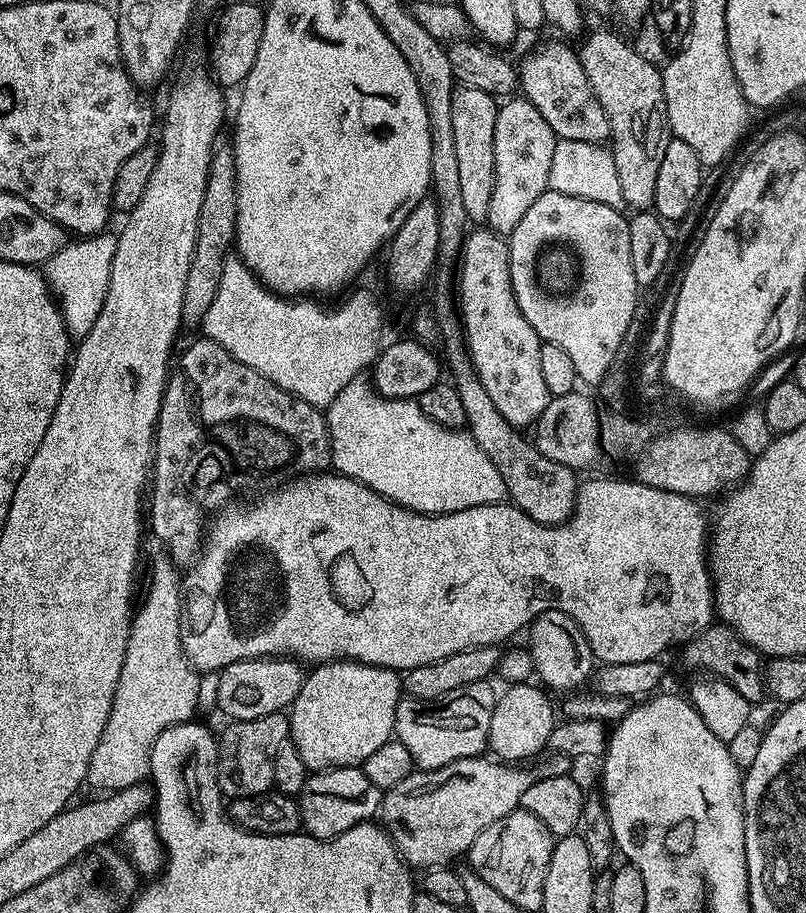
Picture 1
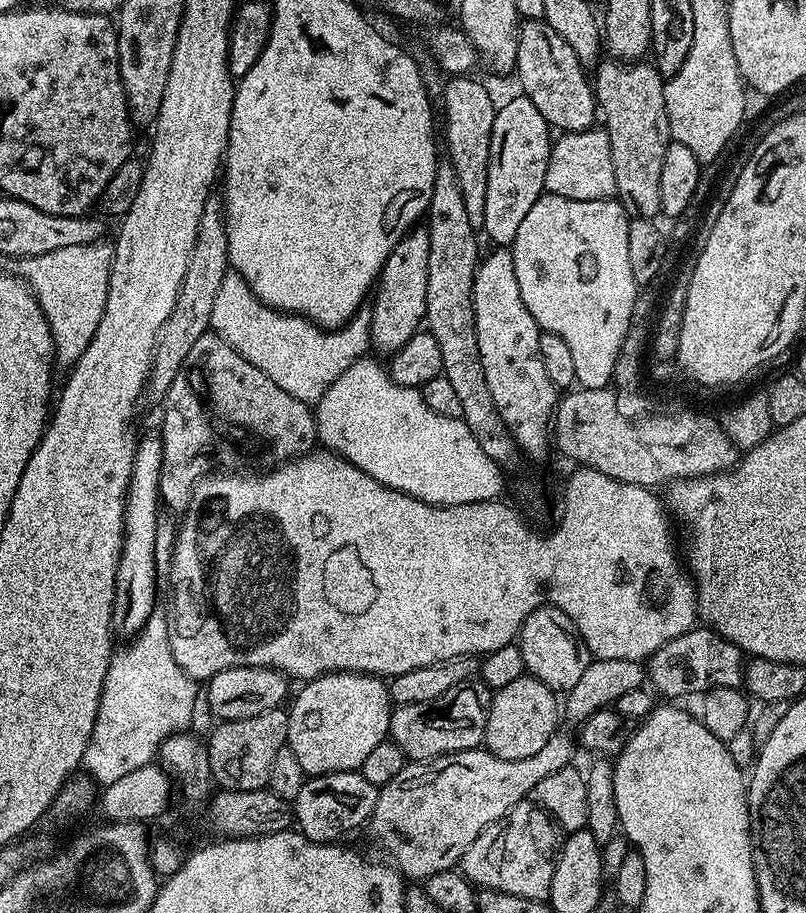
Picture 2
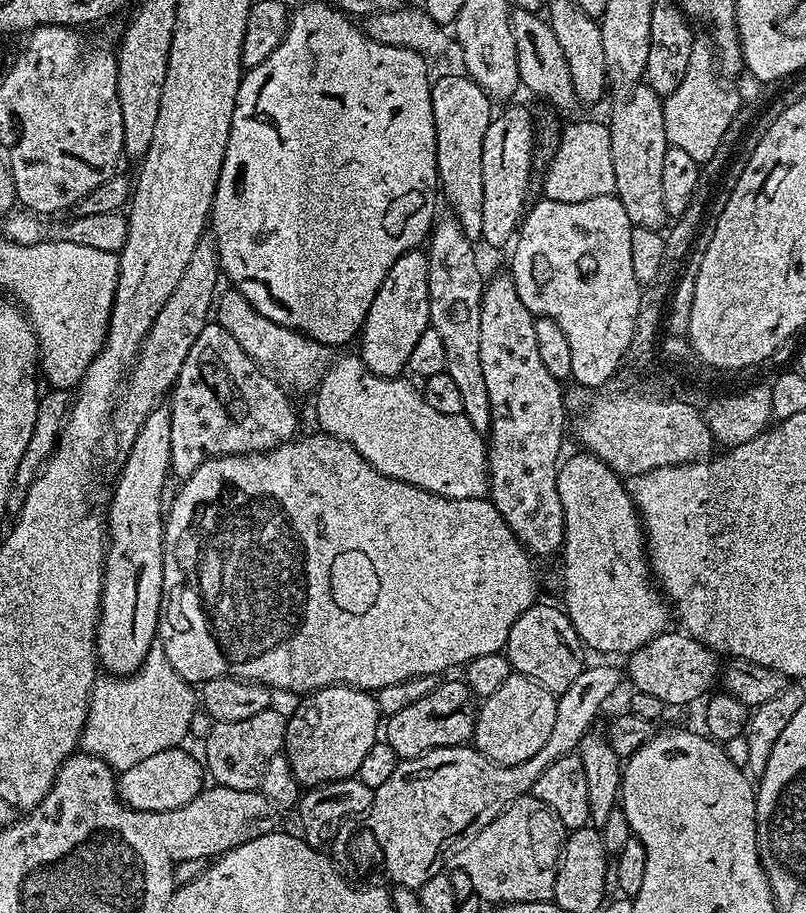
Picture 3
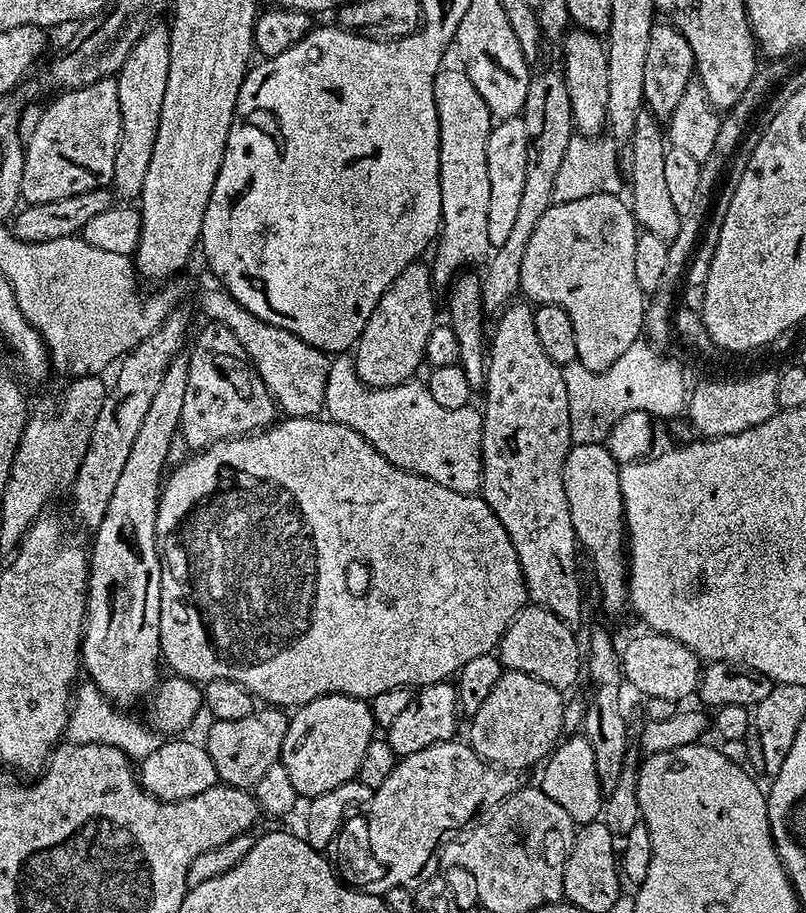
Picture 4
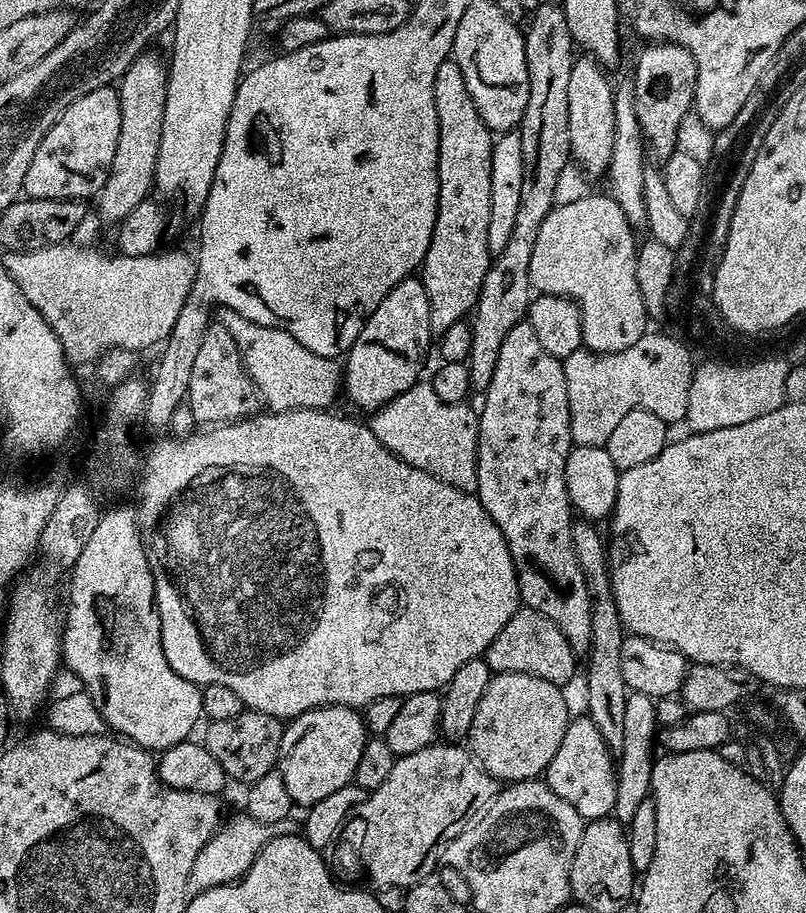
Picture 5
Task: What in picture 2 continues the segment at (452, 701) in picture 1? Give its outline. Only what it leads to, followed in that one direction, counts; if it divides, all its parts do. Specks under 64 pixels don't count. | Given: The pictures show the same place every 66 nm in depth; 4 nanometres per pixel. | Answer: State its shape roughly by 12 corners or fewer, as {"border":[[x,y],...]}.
{"border":[[456,684],[393,707],[390,739],[412,762],[484,744],[489,689]]}

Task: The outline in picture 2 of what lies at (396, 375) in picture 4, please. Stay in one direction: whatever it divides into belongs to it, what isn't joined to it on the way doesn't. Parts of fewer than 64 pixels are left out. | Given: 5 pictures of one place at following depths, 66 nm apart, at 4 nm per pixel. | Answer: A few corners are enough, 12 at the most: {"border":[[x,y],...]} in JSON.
{"border":[[430,238],[394,246],[370,304],[372,343],[396,352],[421,331]]}

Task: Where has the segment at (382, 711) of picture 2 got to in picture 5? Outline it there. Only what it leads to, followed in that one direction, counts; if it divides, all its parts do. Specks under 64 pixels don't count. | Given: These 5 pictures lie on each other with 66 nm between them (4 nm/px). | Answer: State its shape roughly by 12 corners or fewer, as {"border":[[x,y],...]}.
{"border":[[347,703],[284,724],[275,771],[293,805],[354,781],[366,729]]}

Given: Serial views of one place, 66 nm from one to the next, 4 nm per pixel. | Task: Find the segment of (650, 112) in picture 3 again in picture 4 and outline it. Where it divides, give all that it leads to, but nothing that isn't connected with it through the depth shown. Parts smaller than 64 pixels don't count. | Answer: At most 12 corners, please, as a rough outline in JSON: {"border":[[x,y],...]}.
{"border":[[641,114],[626,180],[636,223],[676,237],[682,218],[666,187],[661,121]]}

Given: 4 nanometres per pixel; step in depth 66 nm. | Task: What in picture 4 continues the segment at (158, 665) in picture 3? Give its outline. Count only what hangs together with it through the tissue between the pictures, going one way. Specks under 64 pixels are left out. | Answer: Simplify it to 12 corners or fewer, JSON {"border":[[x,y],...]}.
{"border":[[77,683],[63,739],[114,746],[129,758],[154,754],[155,727]]}

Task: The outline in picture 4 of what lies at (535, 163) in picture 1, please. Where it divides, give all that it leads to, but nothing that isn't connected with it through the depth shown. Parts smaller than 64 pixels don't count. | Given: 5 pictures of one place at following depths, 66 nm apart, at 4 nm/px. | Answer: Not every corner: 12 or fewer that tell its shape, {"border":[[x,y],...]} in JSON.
{"border":[[493,123],[486,142],[492,248],[511,233],[526,179],[526,126]]}

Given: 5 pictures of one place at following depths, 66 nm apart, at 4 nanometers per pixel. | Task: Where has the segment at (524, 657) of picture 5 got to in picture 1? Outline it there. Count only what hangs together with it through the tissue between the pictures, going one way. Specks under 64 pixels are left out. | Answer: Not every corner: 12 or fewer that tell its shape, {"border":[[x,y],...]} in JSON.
{"border":[[557,608],[538,614],[526,647],[545,689],[594,672],[586,634]]}

